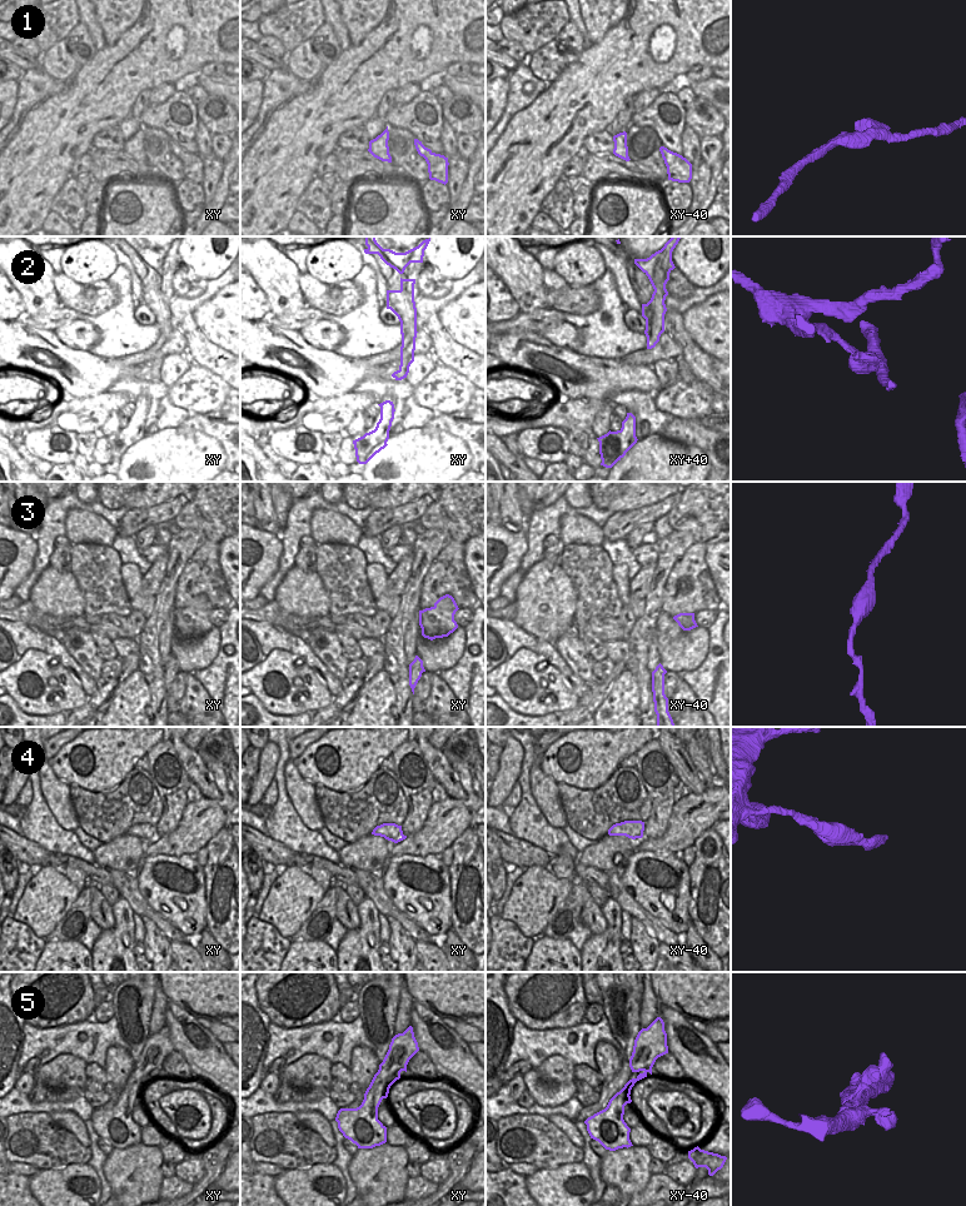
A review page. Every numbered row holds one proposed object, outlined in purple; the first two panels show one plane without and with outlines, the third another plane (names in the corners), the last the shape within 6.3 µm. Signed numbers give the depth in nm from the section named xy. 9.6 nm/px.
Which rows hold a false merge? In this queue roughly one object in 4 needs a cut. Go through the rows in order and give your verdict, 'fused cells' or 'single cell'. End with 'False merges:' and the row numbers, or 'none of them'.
1: fused cells
2: fused cells
3: single cell
4: fused cells
5: single cell
False merges: 1, 2, 4

